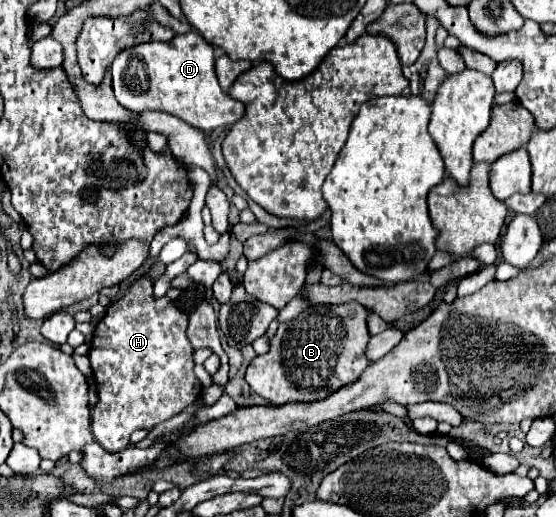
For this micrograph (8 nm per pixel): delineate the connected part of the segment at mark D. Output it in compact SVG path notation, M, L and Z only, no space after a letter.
M196 31L174 35L174 39L168 43L142 43L118 53L116 61L112 63L112 89L118 103L132 113L164 111L206 133L214 131L216 127L230 127L244 115L244 105L220 89L214 73L214 47Z

